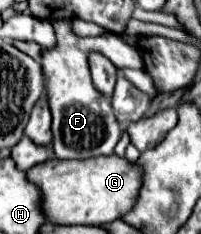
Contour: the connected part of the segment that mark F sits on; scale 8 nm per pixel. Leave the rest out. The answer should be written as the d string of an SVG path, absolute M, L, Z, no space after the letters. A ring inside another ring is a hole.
M55 21L53 23L55 33L57 33L57 45L53 49L43 51L43 73L47 75L47 97L51 105L51 115L53 115L53 151L57 159L89 159L89 157L99 157L99 155L111 155L119 137L121 137L121 127L115 119L113 113L109 113L109 105L103 105L103 99L99 99L99 91L95 89L91 75L89 75L89 65L87 65L87 53L99 51L116 64L118 69L131 68L145 71L143 57L139 51L131 45L127 45L123 39L112 33L103 33L99 37L77 37L71 31L71 21Z

